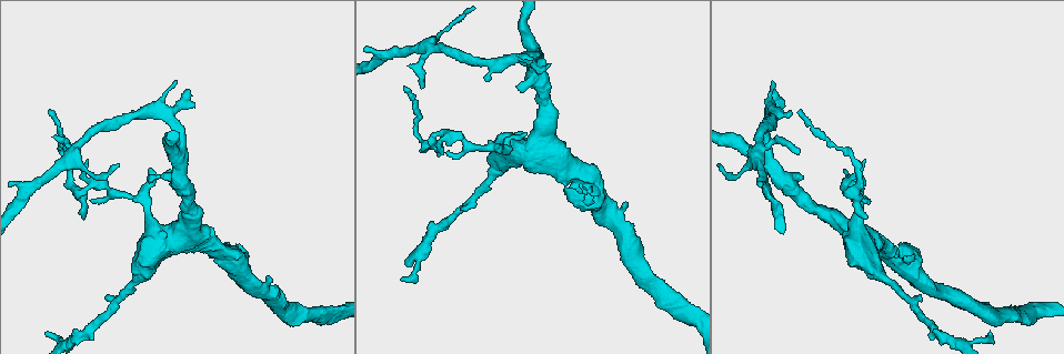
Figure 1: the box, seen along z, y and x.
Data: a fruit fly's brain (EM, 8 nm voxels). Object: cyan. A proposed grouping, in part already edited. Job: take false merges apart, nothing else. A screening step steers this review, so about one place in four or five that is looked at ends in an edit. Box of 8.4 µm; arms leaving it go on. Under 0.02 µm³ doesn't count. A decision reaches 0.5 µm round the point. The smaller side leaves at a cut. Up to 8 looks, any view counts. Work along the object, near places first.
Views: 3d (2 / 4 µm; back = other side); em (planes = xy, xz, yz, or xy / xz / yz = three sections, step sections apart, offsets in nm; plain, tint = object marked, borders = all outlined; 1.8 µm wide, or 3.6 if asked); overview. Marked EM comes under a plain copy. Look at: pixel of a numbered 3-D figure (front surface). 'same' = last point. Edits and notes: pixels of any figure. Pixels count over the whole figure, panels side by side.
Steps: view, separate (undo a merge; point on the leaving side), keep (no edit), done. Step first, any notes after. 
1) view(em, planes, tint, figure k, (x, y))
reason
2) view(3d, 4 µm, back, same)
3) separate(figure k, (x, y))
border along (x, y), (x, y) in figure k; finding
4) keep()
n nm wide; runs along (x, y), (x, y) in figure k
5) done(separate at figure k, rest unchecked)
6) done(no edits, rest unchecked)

view(em, xz, step 8, tint, figure 1, (523, 59))
arms part here

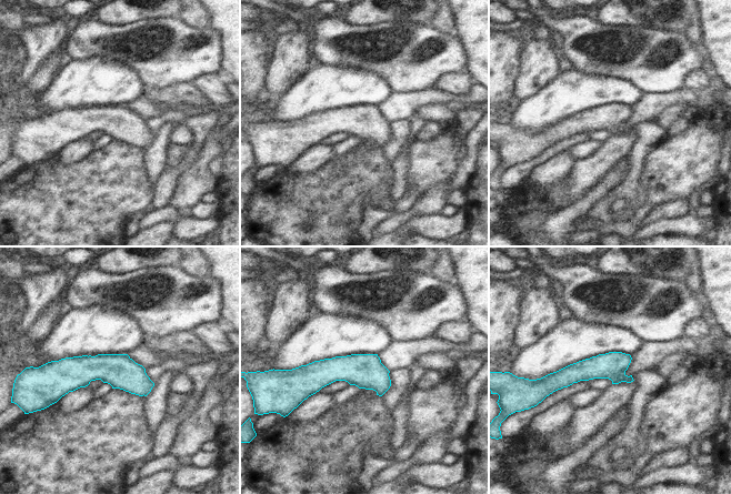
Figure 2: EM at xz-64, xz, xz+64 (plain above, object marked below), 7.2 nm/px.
view(em, planes, tint, same)
cut it another way

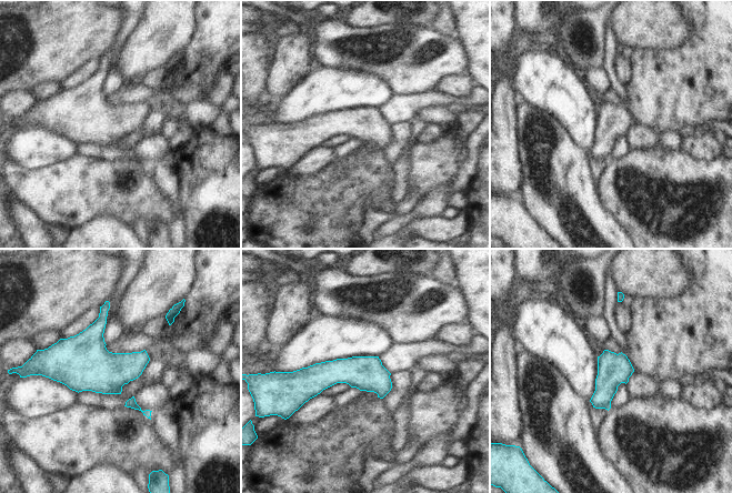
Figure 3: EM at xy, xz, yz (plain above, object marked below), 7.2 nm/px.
keep()
runs along (299, 379), (369, 374), (389, 385) in figure 3; continuous, no second neuron

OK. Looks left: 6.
view(em, xy, step 8, tint, figure 1, (854, 189))

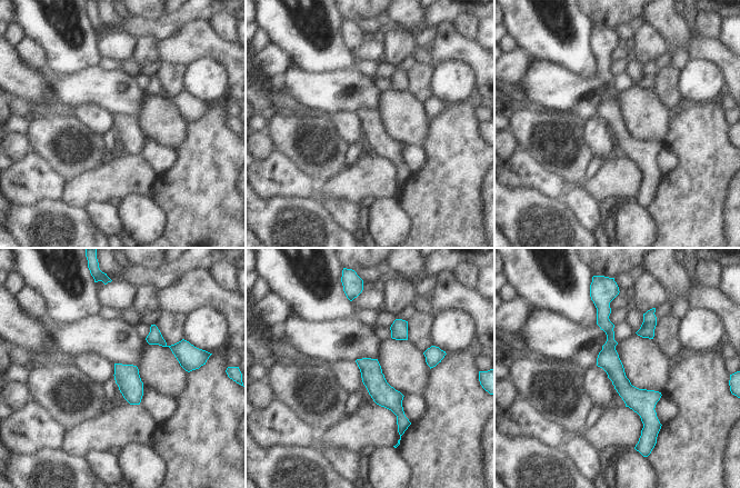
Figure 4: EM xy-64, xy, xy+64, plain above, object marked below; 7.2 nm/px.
view(em, xz, step 16, tint, same)
cut it another way

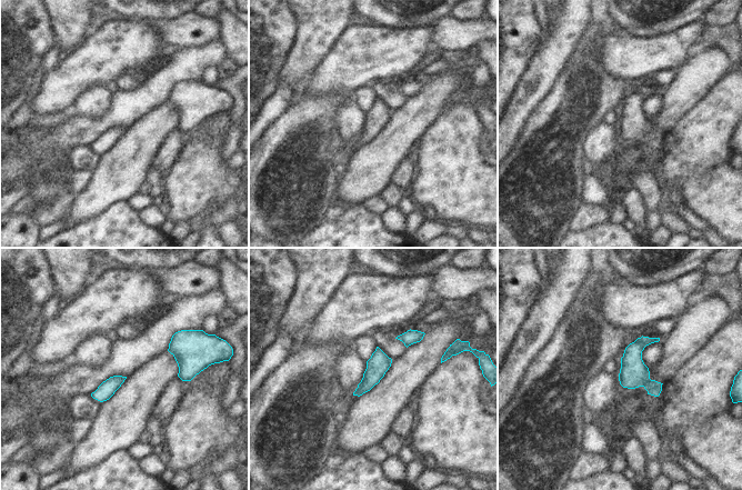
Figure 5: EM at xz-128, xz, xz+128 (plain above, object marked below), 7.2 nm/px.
keep()
90 nm wide; one neuron here

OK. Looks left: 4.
view(em, planes, tint, figure 1, (144, 201))
thick turns thin

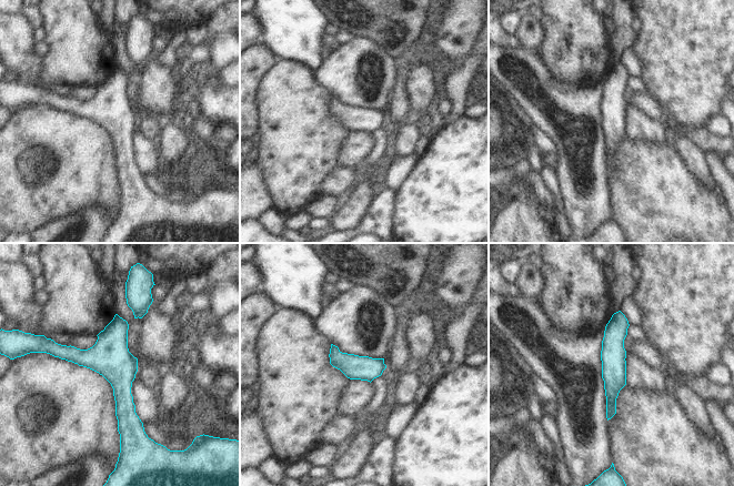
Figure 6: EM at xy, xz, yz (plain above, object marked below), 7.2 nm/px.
keep()
180 nm wide; runs along (53, 345), (121, 383), (128, 433) in figure 6; continuous, no second neuron

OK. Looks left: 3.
done(no edits, rest unchecked)

